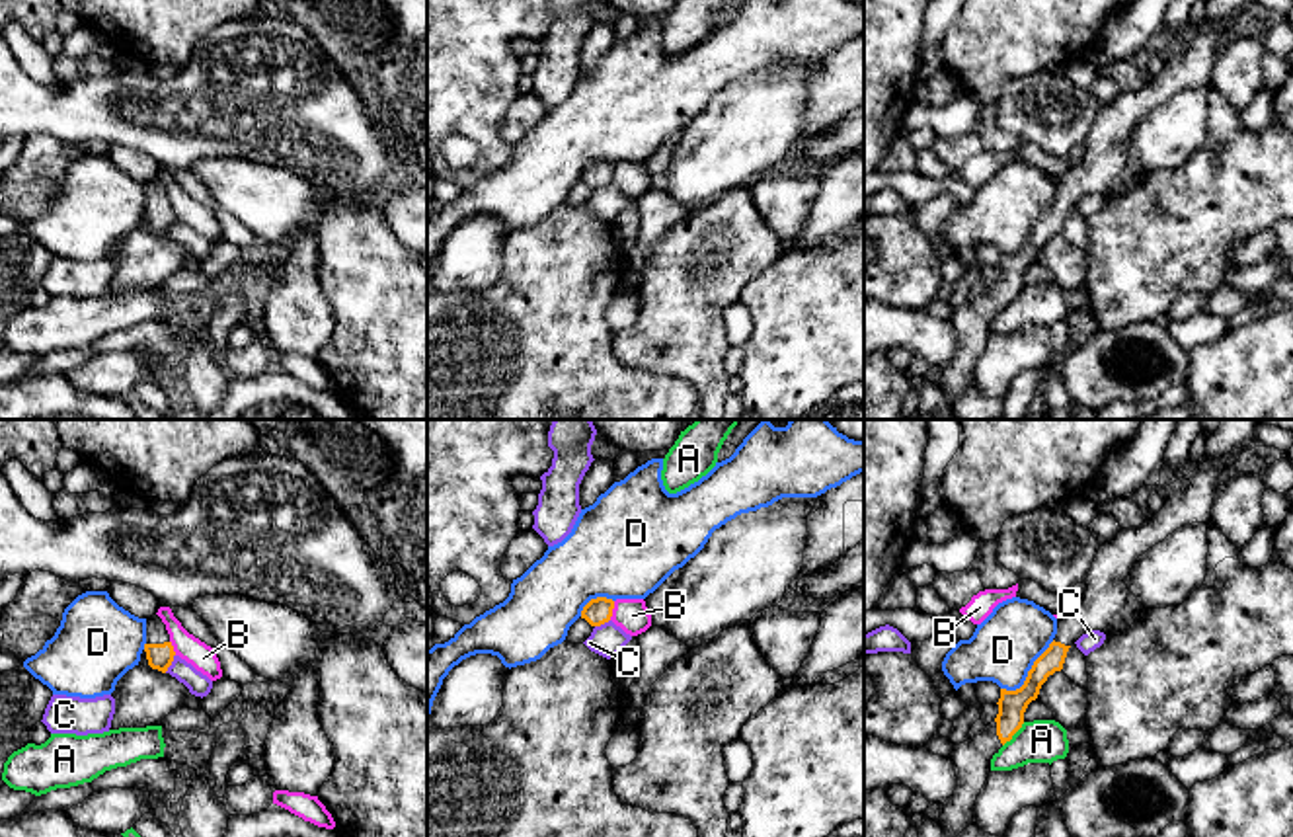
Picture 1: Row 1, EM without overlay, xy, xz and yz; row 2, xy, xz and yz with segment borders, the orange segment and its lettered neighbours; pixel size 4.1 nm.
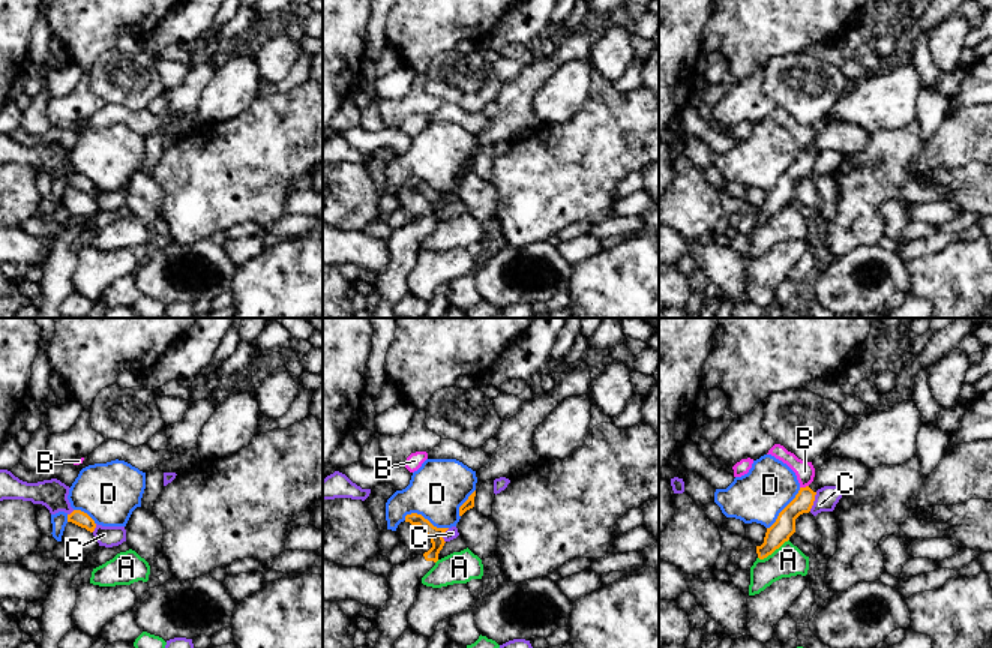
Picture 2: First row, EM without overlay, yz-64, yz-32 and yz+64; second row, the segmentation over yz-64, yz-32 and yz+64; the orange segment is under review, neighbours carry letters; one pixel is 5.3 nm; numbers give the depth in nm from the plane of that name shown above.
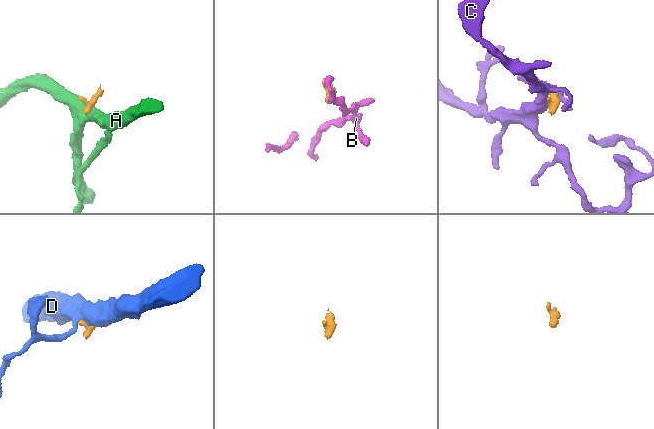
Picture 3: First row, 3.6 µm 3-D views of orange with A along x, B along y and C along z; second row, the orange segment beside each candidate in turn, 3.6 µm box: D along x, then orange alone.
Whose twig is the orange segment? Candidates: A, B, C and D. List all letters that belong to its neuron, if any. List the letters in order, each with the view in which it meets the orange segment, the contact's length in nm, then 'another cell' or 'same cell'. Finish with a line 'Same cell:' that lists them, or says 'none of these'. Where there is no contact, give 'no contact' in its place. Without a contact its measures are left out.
A: meets orange in yz; contact 140 nm long; another cell
B: meets orange in xz; contact 80 nm long; another cell
C: meets orange in xy; contact 90 nm long; another cell
D: meets orange in yz; contact 300 nm long; another cell
Same cell: none of these

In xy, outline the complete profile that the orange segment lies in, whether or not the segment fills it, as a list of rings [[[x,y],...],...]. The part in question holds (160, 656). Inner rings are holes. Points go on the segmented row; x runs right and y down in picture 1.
[[[152,615],[150,618],[146,618],[144,652],[146,652],[148,665],[162,673],[166,673],[174,661],[176,652],[170,642],[170,634],[158,615]]]

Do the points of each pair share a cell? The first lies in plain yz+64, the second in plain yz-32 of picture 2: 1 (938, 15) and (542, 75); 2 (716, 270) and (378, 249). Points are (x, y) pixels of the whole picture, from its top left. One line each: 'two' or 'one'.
1: one
2: one

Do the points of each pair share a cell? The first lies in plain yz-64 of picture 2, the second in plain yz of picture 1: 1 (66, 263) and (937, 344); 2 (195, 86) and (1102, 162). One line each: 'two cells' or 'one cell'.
1: two cells
2: one cell

